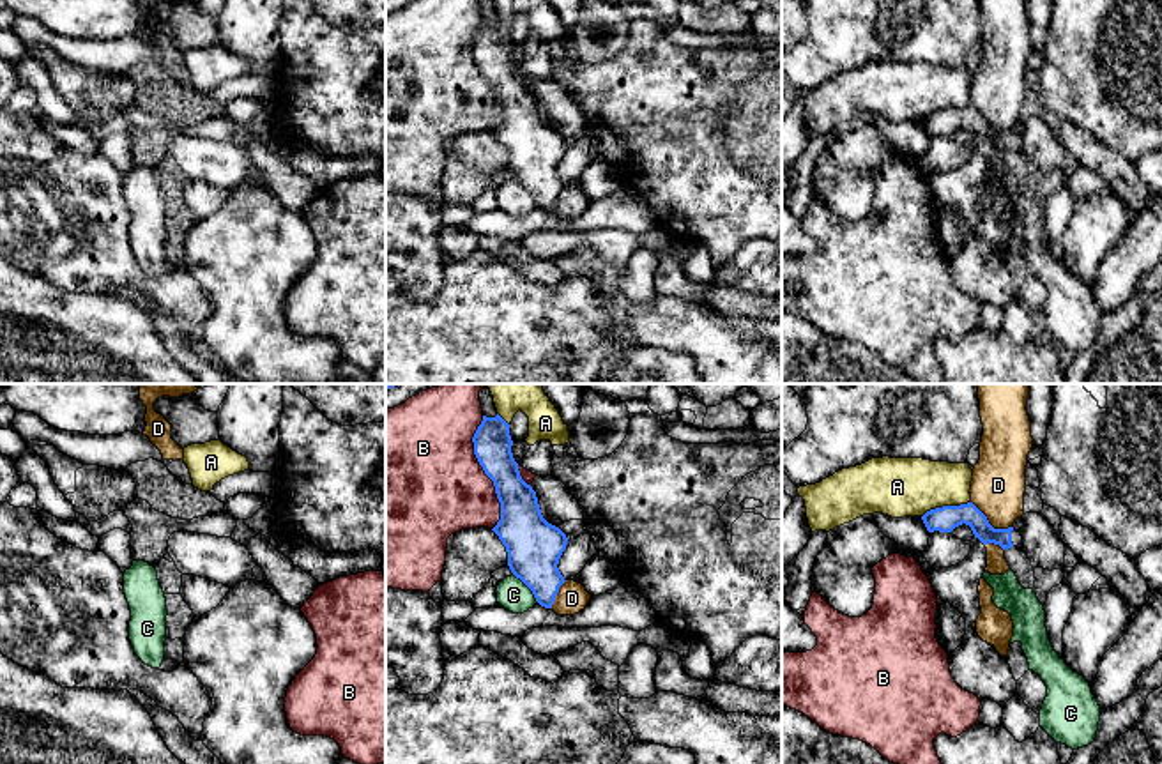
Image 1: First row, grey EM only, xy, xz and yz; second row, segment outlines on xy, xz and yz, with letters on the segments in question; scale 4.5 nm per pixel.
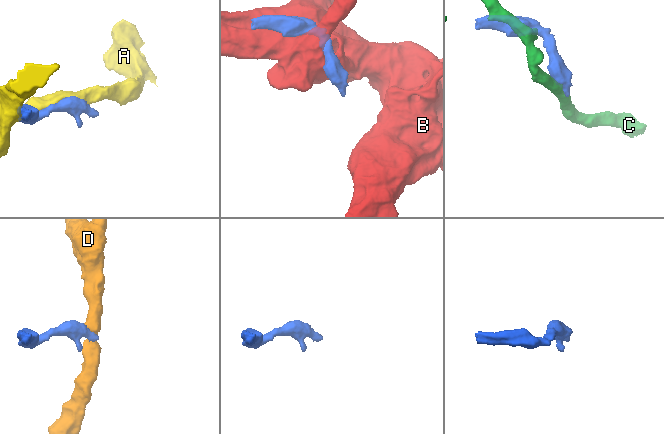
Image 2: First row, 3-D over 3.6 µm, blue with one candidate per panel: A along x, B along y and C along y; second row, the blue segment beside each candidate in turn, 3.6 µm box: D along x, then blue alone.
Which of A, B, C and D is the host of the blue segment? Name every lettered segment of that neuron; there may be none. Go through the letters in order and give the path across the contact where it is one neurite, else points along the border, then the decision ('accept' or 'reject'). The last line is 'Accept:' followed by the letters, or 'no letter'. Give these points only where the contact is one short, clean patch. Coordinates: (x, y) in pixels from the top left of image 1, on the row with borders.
A: reject
B: reject
C: border xz (513, 573), (538, 602); reject
D: border yz (971, 501), (994, 527), (1010, 527); reject
Accept: no letter

